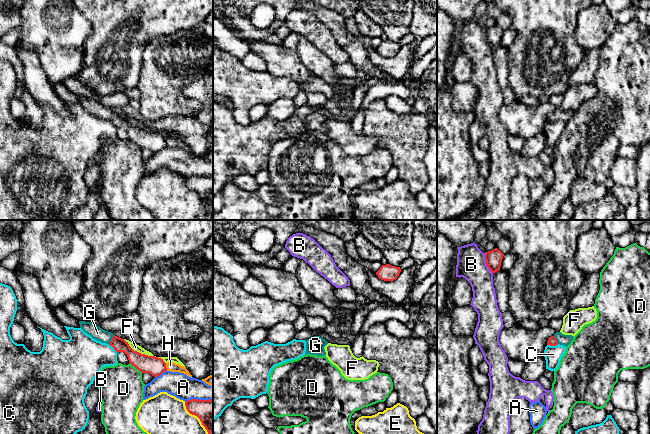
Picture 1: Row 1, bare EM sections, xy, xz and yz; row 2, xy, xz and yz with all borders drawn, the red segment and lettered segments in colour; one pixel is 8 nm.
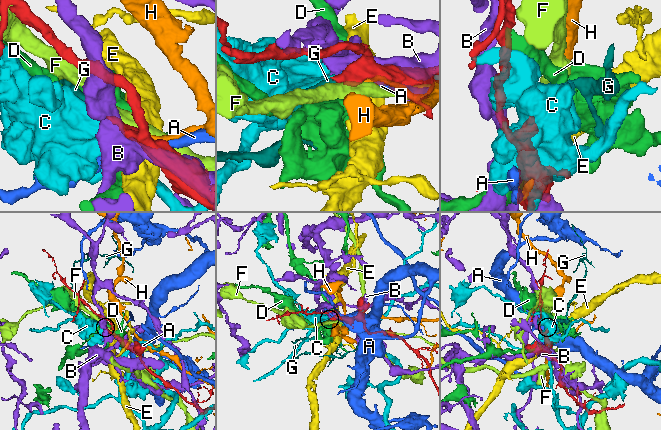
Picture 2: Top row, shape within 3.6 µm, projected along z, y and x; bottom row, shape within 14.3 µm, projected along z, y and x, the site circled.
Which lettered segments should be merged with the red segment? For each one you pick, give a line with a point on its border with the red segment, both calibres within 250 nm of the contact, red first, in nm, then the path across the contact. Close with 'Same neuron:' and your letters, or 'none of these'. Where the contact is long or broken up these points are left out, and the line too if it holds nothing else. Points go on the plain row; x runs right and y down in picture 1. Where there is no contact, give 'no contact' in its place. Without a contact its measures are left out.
G: contact xy (111, 115); calibres 120 and 110 nm; way xy (135, 134), (123, 122), (111, 115), (97, 109)
Same neuron: G

